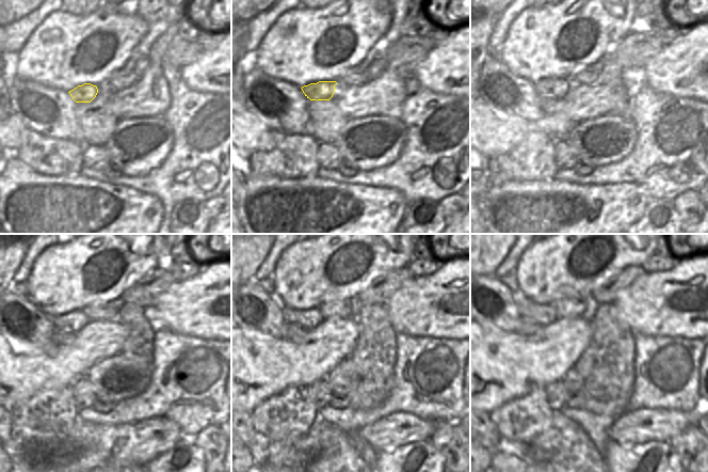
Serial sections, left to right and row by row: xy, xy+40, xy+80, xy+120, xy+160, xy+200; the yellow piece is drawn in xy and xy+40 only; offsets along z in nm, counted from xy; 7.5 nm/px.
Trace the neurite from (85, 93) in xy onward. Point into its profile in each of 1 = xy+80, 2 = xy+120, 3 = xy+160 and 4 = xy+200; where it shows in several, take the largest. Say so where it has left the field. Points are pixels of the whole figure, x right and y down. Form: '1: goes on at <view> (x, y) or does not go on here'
1: goes on at xy+80 (551, 87)
2: goes on at xy+120 (74, 321)
3: goes on at xy+160 (308, 317)
4: goes on at xy+200 (543, 315)

